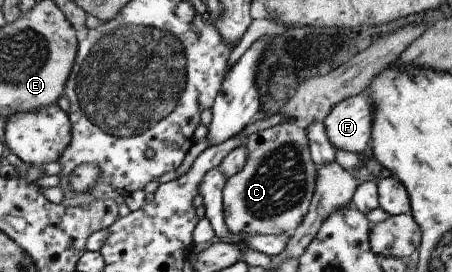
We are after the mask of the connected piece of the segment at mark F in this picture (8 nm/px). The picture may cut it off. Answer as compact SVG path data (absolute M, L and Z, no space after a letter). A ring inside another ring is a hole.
M365 92L349 96L329 111L322 121L327 141L337 151L361 153L370 143L373 105Z

